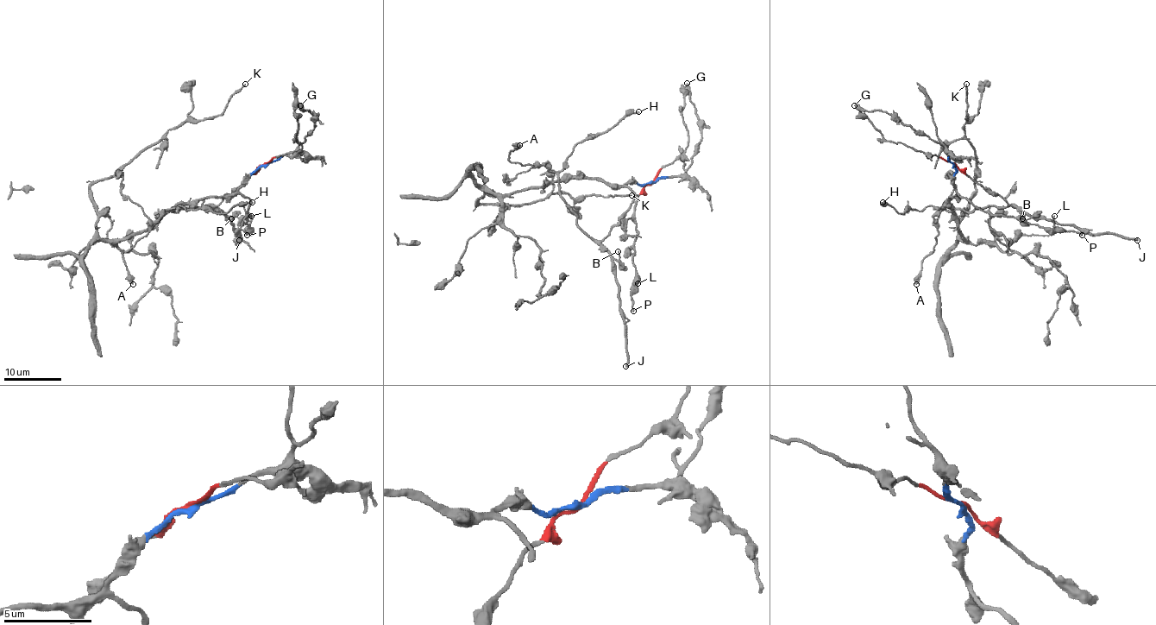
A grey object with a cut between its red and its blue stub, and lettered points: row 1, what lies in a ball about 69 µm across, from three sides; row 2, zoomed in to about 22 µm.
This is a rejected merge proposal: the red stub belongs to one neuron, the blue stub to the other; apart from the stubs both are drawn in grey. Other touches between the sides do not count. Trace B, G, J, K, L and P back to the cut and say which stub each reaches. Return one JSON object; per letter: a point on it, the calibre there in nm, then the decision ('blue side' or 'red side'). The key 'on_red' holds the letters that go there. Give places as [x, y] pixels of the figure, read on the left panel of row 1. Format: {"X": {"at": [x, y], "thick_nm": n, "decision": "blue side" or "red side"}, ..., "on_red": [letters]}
{"B": {"at": [231, 218], "thick_nm": 140, "decision": "red side"}, "G": {"at": [300, 105], "thick_nm": 480, "decision": "blue side"}, "J": {"at": [239, 240], "thick_nm": 280, "decision": "red side"}, "K": {"at": [245, 84], "thick_nm": 140, "decision": "blue side"}, "L": {"at": [251, 216], "thick_nm": 190, "decision": "blue side"}, "P": {"at": [247, 235], "thick_nm": 180, "decision": "blue side"}, "on_red": ["B", "J"]}

